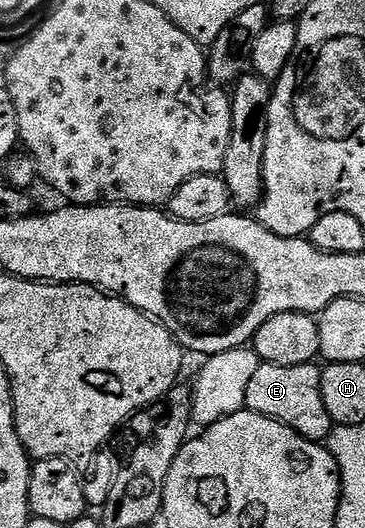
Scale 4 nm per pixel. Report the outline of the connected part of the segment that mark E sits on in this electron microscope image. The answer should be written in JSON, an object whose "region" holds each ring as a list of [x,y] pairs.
{"region":[[[262,362],[247,385],[245,408],[263,414],[314,442],[328,441],[335,427],[331,414],[327,414],[327,406],[323,406],[321,368],[316,363],[275,366]]]}

